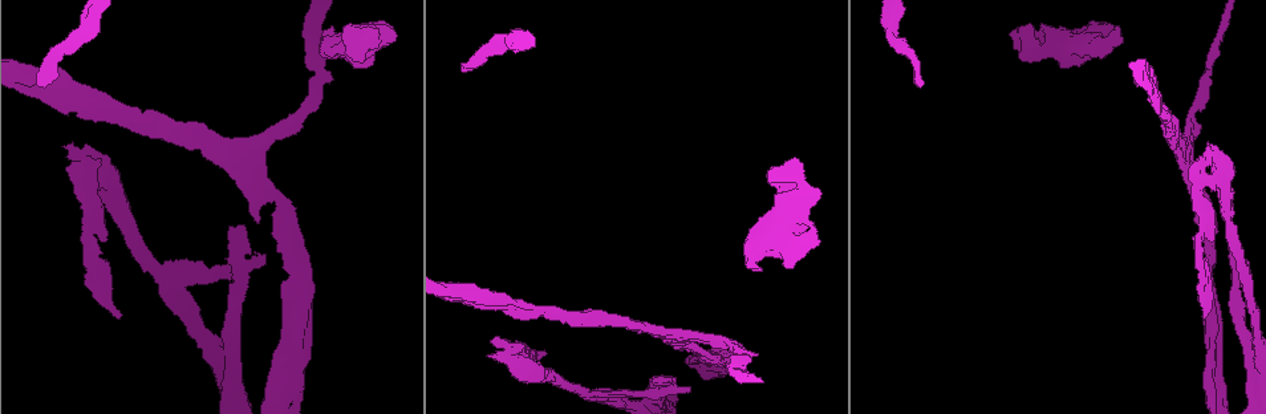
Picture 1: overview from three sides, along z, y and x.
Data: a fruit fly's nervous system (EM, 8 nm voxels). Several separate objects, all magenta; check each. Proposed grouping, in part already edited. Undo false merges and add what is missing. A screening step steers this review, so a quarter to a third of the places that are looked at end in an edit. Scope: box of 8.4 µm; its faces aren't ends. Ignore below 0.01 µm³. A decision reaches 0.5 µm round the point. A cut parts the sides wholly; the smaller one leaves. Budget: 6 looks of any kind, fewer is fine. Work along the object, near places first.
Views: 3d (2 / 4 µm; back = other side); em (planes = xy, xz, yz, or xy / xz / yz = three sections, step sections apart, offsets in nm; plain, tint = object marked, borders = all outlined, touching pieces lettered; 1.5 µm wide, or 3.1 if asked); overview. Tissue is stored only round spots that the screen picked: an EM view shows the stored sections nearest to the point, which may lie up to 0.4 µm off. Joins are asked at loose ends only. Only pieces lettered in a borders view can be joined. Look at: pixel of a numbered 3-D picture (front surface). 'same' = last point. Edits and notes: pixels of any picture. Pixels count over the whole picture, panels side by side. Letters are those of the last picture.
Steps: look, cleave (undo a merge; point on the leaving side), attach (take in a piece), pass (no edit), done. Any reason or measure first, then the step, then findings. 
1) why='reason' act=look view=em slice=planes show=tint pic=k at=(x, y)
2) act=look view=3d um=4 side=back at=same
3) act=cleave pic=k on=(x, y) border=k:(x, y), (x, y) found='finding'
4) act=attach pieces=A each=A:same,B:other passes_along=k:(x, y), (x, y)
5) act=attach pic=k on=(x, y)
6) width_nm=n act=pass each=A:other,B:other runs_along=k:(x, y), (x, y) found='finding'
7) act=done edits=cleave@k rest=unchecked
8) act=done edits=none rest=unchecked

why='thick end' act=look view=em slice=xz step=8 show=borders pic=1 at=(760, 269)

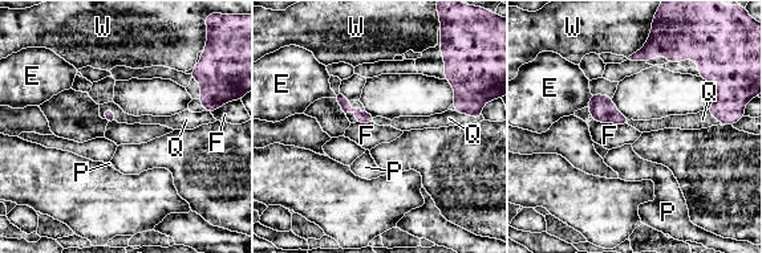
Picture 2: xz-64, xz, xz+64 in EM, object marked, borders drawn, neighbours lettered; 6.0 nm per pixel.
why='cut it another way' act=look view=em slice=planes show=borders at=same

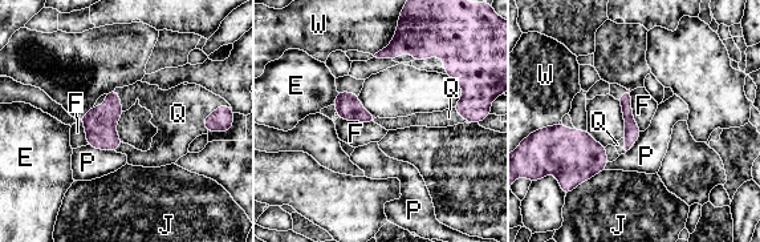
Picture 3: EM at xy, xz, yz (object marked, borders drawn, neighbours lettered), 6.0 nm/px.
longest_contact=J:280nm act=attach pieces=Q each=E:other,F:other,J:other,P:other,Q:same,W:other found='the neuron continues'

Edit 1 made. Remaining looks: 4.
why='see it whole again' act=look view=overview

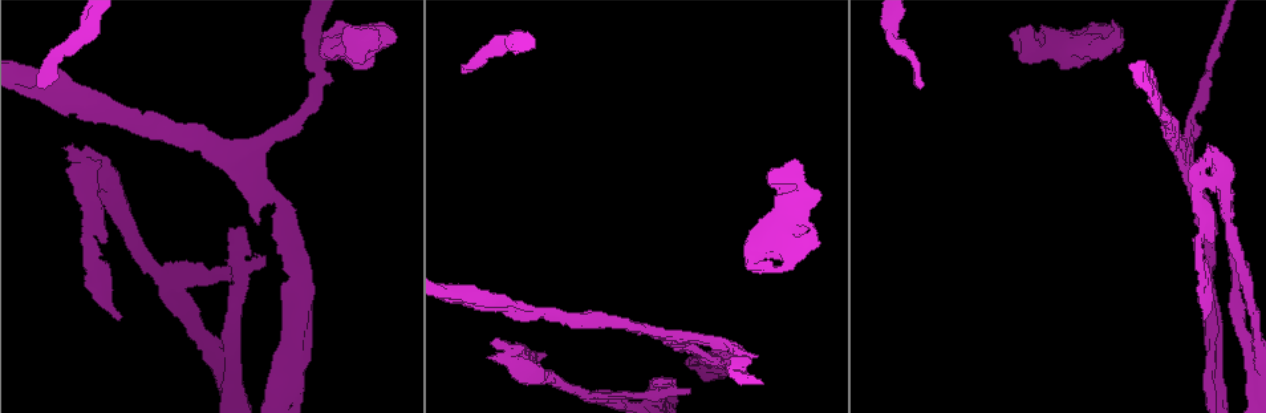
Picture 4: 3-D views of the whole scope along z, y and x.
why='an open end' act=look view=3d um=2 pic=4 at=(281, 311)

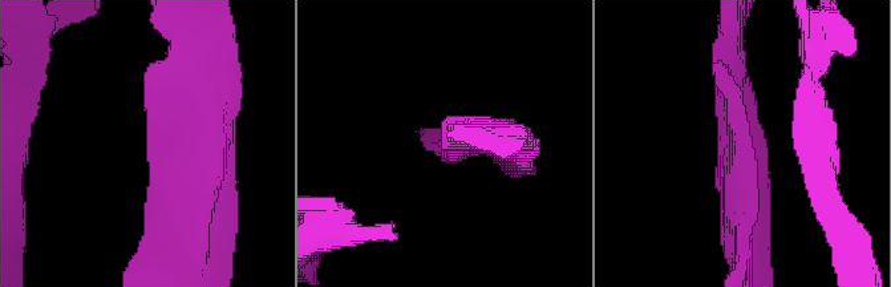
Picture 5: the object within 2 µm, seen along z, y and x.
why='now the EM' act=look view=em slice=xz step=4 show=tint pic=5 at=(446, 152)

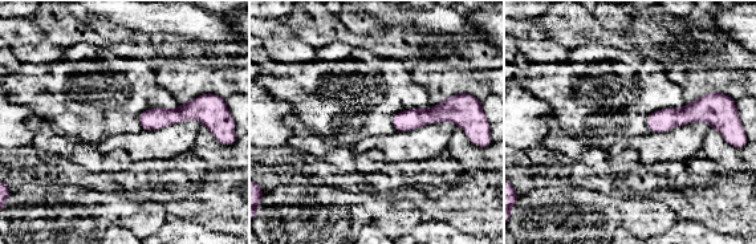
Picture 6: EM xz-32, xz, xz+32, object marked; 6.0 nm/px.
act=look view=em slice=planes show=borders at=same

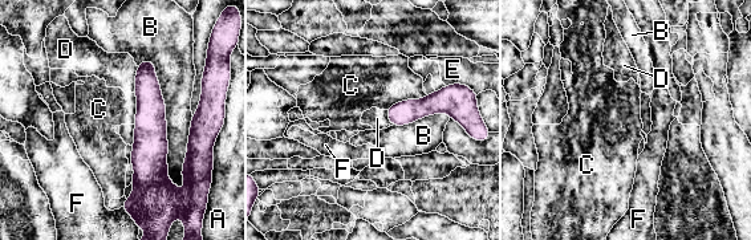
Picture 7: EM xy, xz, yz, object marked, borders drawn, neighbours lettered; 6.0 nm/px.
width_nm=200 act=pass each=A:other,B:other,C:other,D:other,E:other,F:other border=7:(426, 94), (386, 109) found='no lettered piece goes on from it'

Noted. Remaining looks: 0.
act=done edits=attach@3 rest=unchecked

